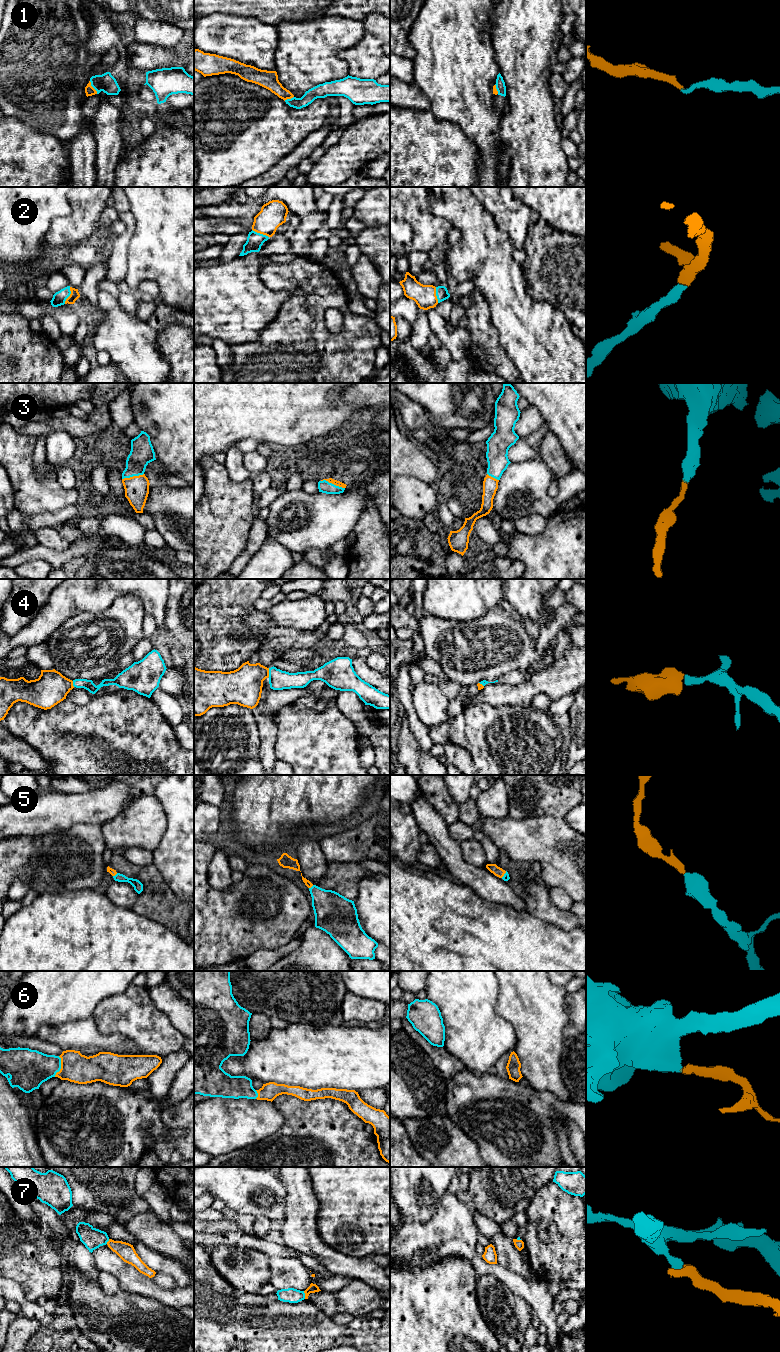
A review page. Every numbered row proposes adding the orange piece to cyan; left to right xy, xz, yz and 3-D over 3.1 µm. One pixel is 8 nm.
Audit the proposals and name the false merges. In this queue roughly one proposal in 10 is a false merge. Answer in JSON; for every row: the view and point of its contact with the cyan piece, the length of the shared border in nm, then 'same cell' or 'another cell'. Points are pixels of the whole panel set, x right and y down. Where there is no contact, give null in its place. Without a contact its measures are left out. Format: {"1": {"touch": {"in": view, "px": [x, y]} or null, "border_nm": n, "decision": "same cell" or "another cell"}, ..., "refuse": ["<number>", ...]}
{"1": {"touch": {"in": "xy", "px": [92, 86]}, "border_nm": 120, "decision": "same cell"}, "2": {"touch": {"in": "xy", "px": [69, 295]}, "border_nm": 140, "decision": "same cell"}, "3": {"touch": {"in": "xz", "px": [333, 484]}, "border_nm": 200, "decision": "same cell"}, "4": {"touch": {"in": "xz", "px": [269, 672]}, "border_nm": 70, "decision": "same cell"}, "5": {"touch": {"in": "xz", "px": [312, 886]}, "border_nm": 50, "decision": "same cell"}, "6": {"touch": {"in": "xy", "px": [60, 1066]}, "border_nm": 170, "decision": "same cell"}, "7": {"touch": {"in": "xz", "px": [304, 1295]}, "border_nm": 70, "decision": "another cell"}, "refuse": ["7"]}

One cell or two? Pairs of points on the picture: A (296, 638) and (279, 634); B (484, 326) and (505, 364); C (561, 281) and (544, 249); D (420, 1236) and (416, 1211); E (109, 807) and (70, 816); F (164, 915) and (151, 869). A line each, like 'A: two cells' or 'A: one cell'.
A: one cell
B: one cell
C: one cell
D: two cells
E: one cell
F: one cell

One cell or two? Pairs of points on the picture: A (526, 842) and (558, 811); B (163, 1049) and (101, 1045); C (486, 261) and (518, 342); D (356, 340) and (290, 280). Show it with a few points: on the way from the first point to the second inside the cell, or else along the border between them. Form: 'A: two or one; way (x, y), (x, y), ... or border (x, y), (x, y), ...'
A: two; border (563, 817), (533, 816), (530, 818)
B: two; border (117, 1033), (125, 1035), (141, 1053), (145, 1054)
C: one; way (501, 281), (518, 322)
D: one; way (350, 319), (345, 310), (326, 291), (311, 285)

